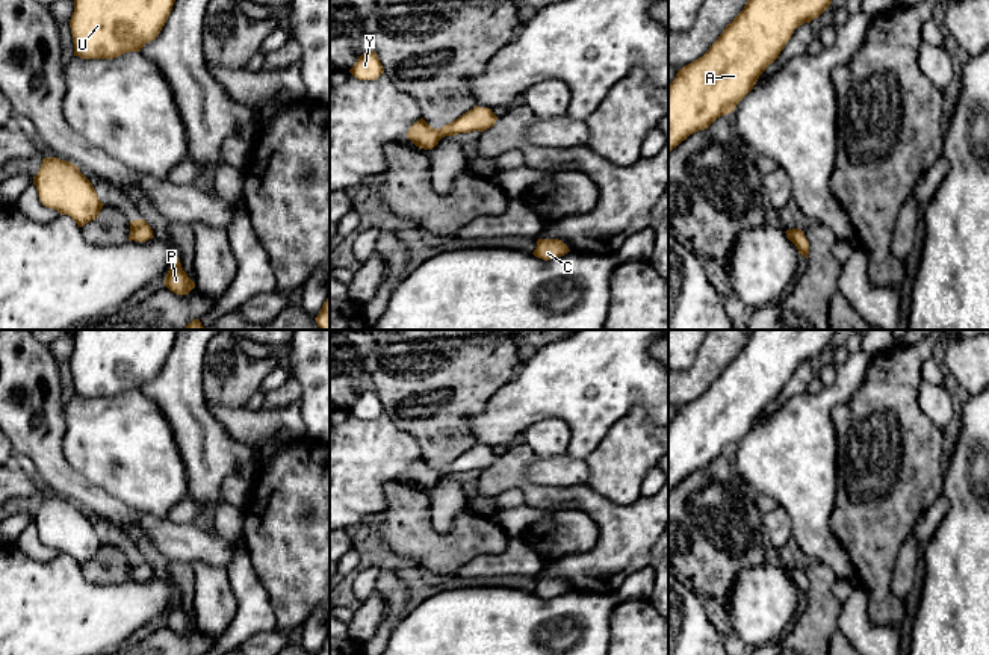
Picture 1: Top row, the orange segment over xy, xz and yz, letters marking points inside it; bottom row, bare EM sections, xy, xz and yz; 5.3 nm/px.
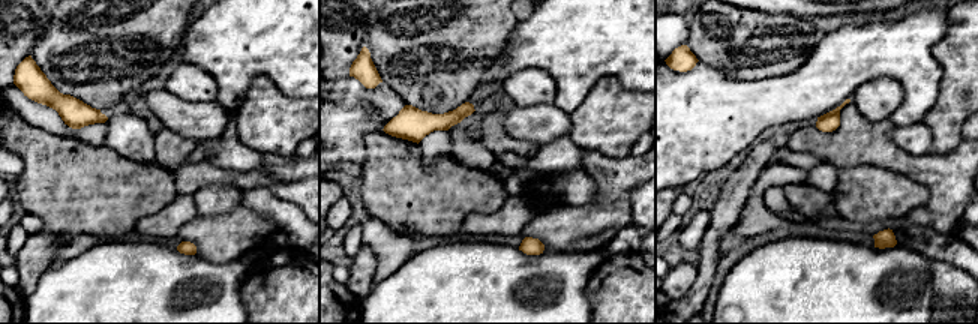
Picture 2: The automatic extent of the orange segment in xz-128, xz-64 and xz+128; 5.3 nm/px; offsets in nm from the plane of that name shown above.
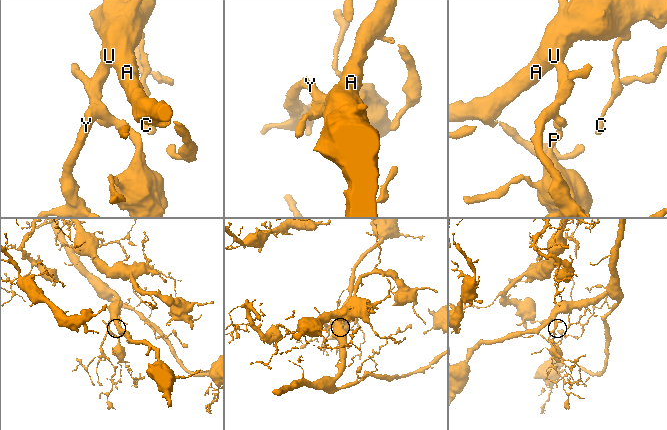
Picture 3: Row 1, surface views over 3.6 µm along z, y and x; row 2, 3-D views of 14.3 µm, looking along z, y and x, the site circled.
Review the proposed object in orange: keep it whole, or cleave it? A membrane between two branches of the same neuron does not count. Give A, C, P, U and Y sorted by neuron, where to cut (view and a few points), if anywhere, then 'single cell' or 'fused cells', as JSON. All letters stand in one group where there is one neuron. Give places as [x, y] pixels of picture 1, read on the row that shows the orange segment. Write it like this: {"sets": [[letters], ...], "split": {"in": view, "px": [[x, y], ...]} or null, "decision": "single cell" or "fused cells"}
{"sets": [["A", "C", "P", "U", "Y"]], "split": null, "decision": "single cell"}

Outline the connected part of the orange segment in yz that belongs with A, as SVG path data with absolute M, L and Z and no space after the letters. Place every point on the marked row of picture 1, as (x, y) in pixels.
M747 0L709 50L681 68L668 85L668 153L690 135L732 113L767 67L779 57L794 30L818 18L830 3L832 0Z

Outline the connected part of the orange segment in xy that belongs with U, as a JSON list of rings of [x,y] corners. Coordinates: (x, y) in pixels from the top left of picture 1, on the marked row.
[[[74,0],[74,56],[113,59],[157,38],[175,0]]]

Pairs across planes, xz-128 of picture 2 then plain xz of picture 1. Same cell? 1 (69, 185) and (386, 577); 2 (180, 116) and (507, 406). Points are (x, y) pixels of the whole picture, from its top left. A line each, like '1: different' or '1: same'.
1: different
2: different

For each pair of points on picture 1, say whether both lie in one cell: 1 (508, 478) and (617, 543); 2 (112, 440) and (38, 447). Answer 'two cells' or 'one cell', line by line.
1: one cell
2: two cells

